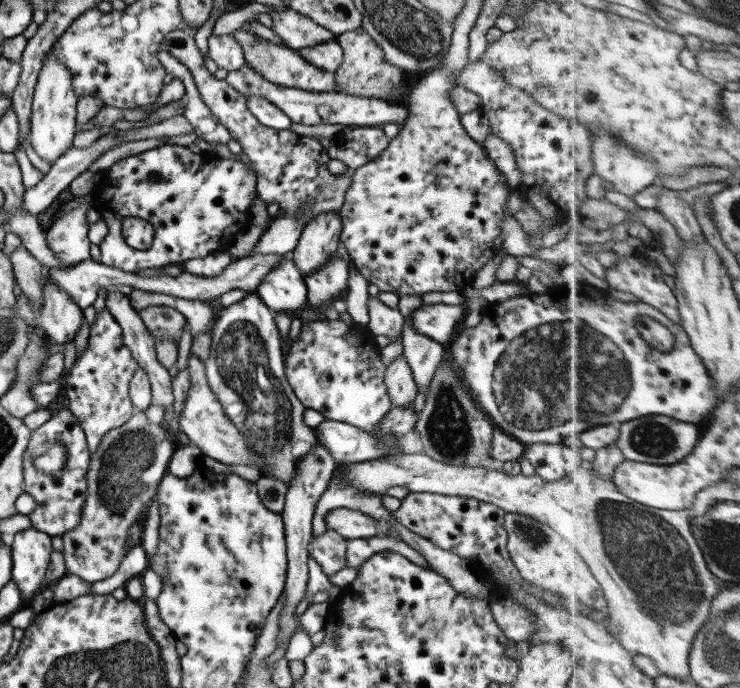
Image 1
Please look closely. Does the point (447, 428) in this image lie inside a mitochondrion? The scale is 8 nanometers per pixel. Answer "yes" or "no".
yes

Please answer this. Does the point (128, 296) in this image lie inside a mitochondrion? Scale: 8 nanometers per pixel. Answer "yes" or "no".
no

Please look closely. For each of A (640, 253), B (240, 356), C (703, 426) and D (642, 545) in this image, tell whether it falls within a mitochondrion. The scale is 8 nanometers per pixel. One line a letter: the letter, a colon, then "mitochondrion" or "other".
A: other
B: mitochondrion
C: other
D: mitochondrion

